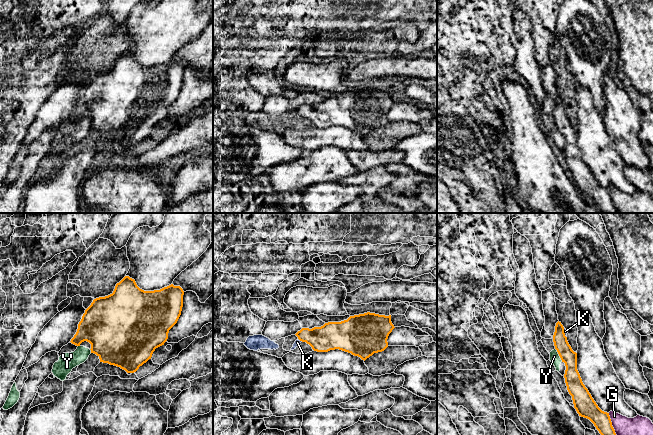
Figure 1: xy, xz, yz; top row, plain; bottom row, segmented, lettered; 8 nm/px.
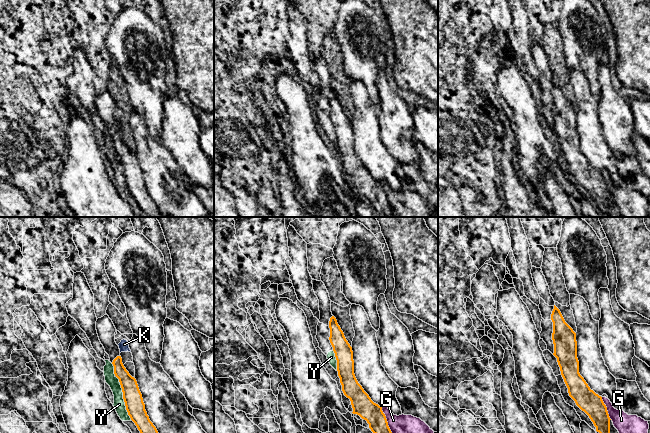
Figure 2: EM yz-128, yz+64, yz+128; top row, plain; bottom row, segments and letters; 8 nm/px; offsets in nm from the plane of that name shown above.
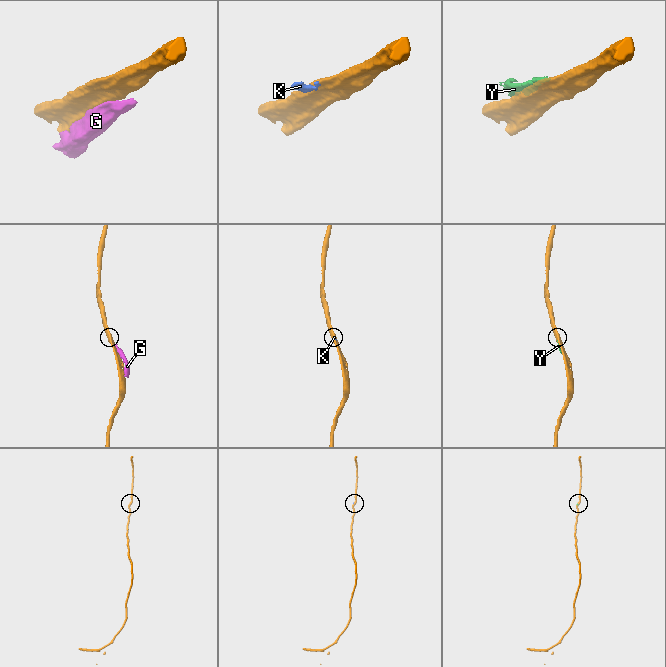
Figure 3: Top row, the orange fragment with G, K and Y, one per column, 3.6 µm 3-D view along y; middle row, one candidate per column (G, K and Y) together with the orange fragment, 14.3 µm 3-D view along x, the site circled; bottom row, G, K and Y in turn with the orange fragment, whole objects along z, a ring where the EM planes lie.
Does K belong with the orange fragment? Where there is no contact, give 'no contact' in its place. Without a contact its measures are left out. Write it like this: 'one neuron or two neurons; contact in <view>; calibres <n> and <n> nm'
two neurons; contact in yz; calibres 120 and 30 nm

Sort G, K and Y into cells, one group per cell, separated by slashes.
G / K / Y

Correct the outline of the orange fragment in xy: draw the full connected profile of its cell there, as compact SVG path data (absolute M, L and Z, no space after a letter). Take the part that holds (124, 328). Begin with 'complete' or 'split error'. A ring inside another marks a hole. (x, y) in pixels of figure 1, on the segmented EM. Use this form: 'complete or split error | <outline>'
complete | M125 276L116 284L112 294L93 300L70 342L80 346L87 341L91 344L91 353L96 354L100 362L134 373L151 359L156 348L167 341L169 330L181 315L183 295L183 289L173 284L160 290L144 291L134 279Z

